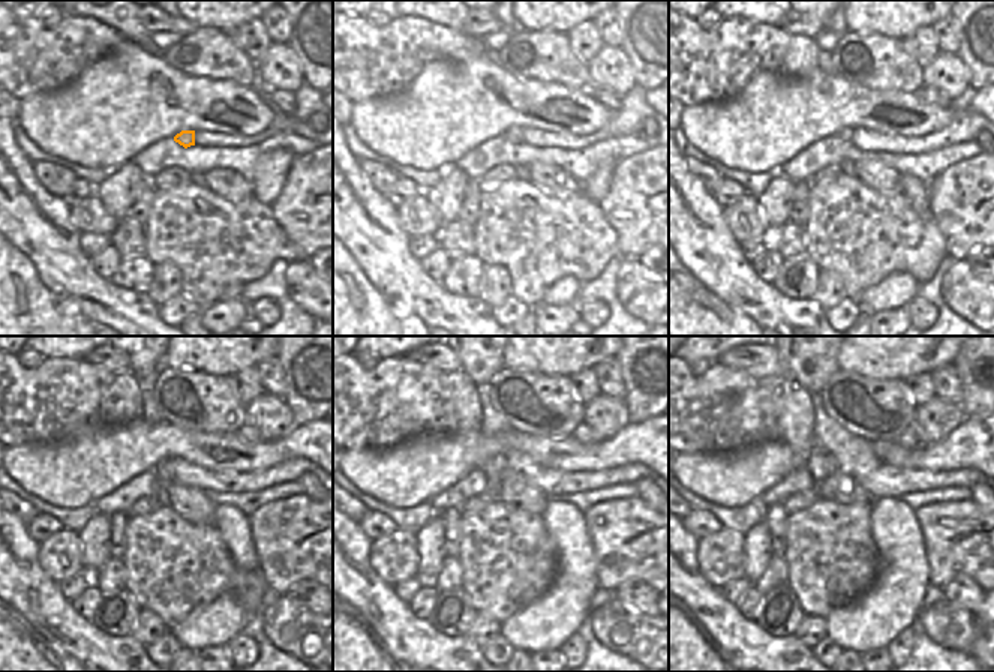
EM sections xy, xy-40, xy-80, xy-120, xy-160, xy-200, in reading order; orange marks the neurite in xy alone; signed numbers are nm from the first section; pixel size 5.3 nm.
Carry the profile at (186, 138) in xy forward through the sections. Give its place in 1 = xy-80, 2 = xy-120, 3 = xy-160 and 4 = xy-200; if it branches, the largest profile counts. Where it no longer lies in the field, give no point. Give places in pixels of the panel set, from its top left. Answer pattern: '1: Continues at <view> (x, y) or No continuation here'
1: Continues at xy-80 (846, 134)
2: Continues at xy-120 (162, 470)
3: Continues at xy-160 (494, 468)
4: Continues at xy-200 (820, 464)

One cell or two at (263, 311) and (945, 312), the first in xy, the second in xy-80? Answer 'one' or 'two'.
two

